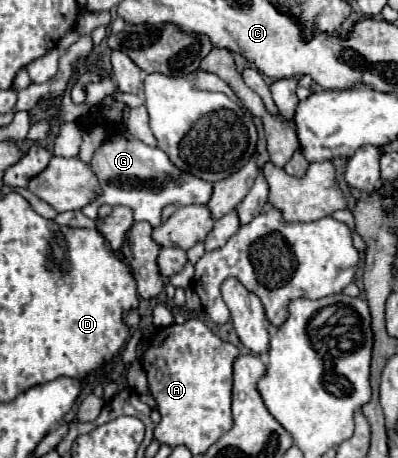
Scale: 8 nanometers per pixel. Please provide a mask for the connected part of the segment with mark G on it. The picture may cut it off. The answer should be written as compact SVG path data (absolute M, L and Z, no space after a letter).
M121 131L109 137L91 159L91 167L101 181L103 193L99 199L89 203L83 213L95 219L97 209L107 203L111 207L125 205L133 211L135 221L149 221L153 227L161 223L161 211L165 205L193 205L193 203L207 203L213 193L213 185L203 181L191 173L183 173L179 167L171 165L167 153L159 147L149 147L143 141L135 139L129 131Z

